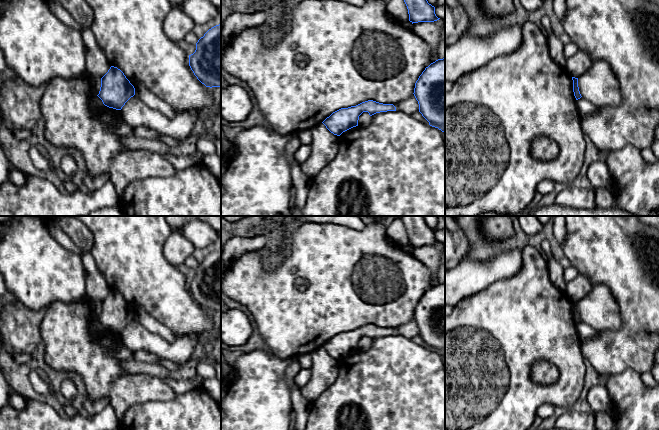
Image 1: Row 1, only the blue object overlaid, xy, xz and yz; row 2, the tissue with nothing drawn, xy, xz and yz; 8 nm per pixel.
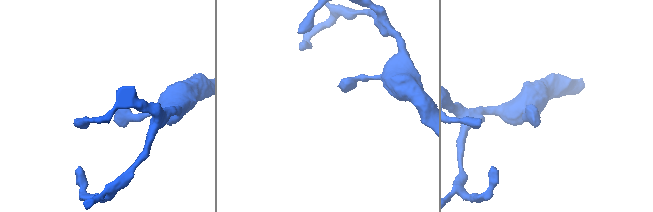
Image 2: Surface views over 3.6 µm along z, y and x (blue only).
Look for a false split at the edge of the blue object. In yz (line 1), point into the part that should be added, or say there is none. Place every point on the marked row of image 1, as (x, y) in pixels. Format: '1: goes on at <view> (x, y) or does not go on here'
1: does not go on here

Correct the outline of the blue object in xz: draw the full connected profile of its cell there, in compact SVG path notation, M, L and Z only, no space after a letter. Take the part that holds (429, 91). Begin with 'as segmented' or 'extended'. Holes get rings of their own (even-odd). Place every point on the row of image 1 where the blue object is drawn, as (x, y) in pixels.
as segmented; M445 58L431 63L415 83L419 112L429 125L445 131Z

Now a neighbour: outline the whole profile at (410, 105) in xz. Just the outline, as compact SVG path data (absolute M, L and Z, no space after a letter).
M414 94L405 100L393 103L393 105L396 107L396 111L400 111L408 115L419 112L419 104Z

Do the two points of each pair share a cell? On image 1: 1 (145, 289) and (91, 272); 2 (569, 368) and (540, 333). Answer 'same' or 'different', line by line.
1: different
2: same

